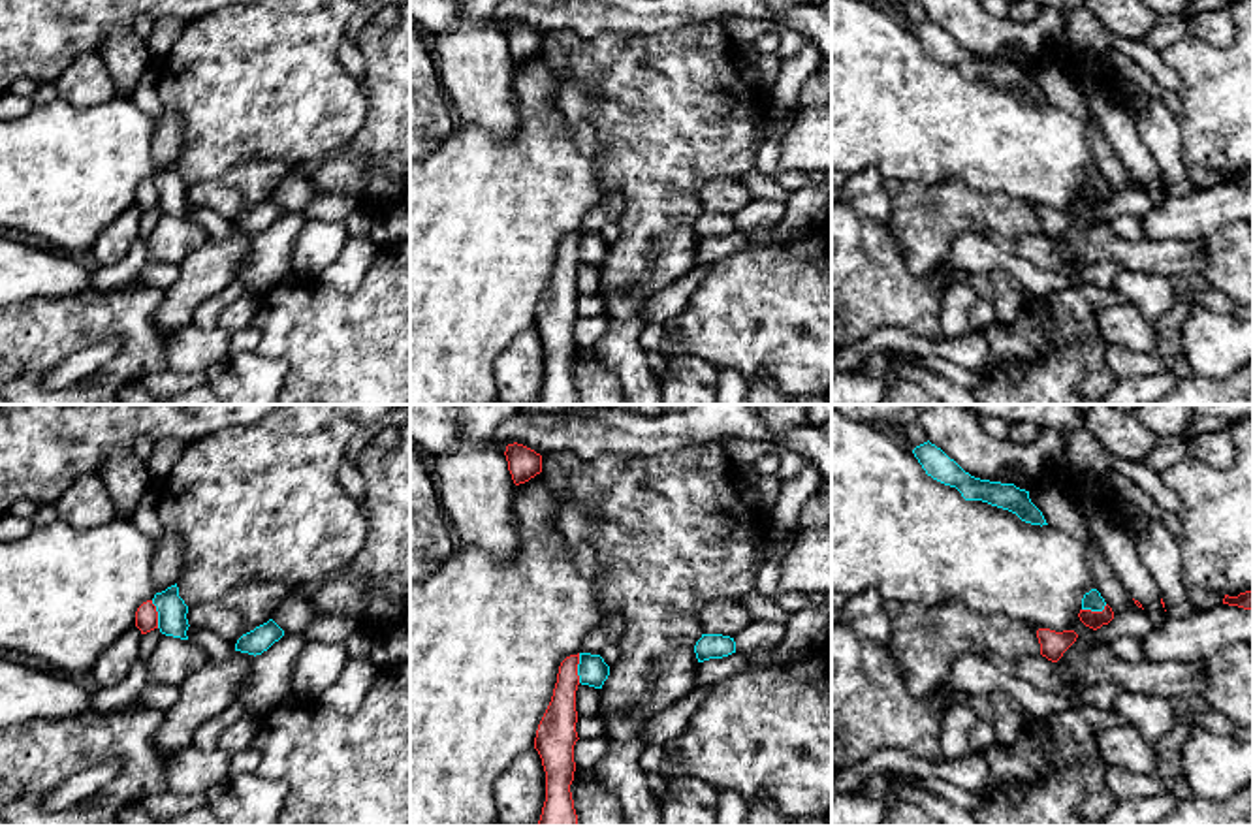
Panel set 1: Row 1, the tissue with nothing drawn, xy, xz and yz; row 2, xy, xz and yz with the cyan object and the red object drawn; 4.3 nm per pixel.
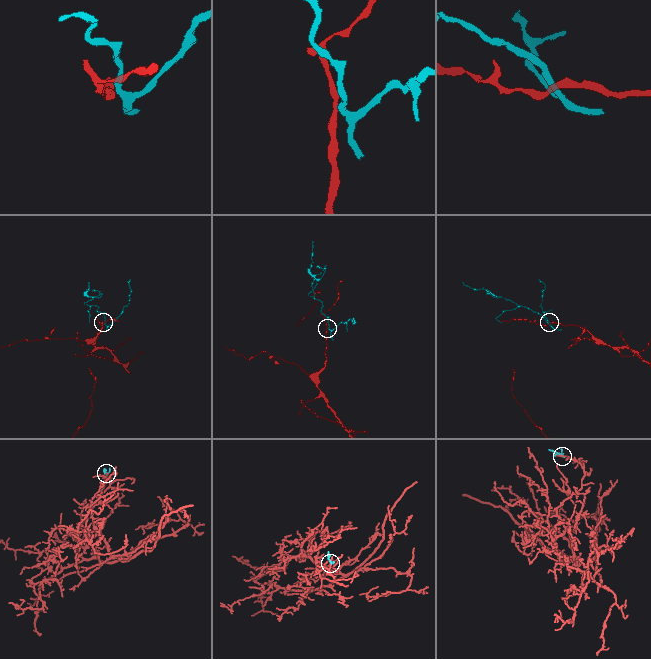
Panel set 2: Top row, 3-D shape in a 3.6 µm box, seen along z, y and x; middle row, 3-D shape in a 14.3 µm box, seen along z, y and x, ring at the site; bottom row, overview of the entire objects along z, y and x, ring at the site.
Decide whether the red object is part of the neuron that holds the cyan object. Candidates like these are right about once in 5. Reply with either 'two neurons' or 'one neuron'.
two neurons

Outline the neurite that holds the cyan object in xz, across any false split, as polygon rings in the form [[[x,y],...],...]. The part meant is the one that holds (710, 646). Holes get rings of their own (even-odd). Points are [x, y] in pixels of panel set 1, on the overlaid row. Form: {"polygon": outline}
{"polygon": [[[702,634],[694,645],[694,653],[698,662],[722,659],[736,653],[736,642],[734,638],[722,634]]]}

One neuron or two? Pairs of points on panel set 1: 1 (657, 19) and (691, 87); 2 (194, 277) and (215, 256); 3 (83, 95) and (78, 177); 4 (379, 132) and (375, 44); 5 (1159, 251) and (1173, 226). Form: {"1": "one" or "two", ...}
{"1": "two", "2": "one", "3": "two", "4": "one", "5": "two"}

